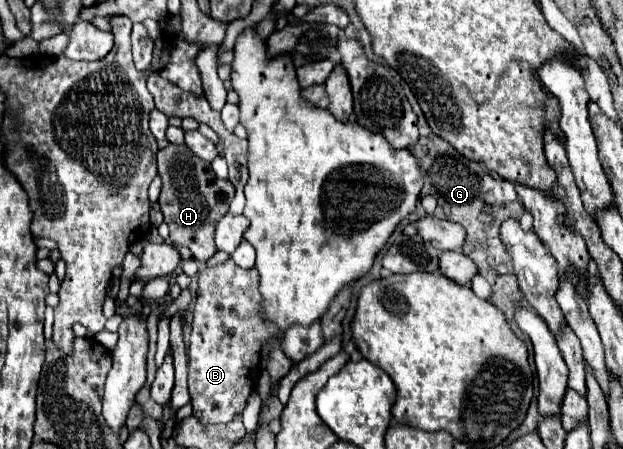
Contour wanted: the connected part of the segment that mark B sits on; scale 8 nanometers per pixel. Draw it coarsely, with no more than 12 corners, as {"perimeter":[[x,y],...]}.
{"perimeter":[[198,272],[192,414],[228,424],[256,390],[258,272]]}

